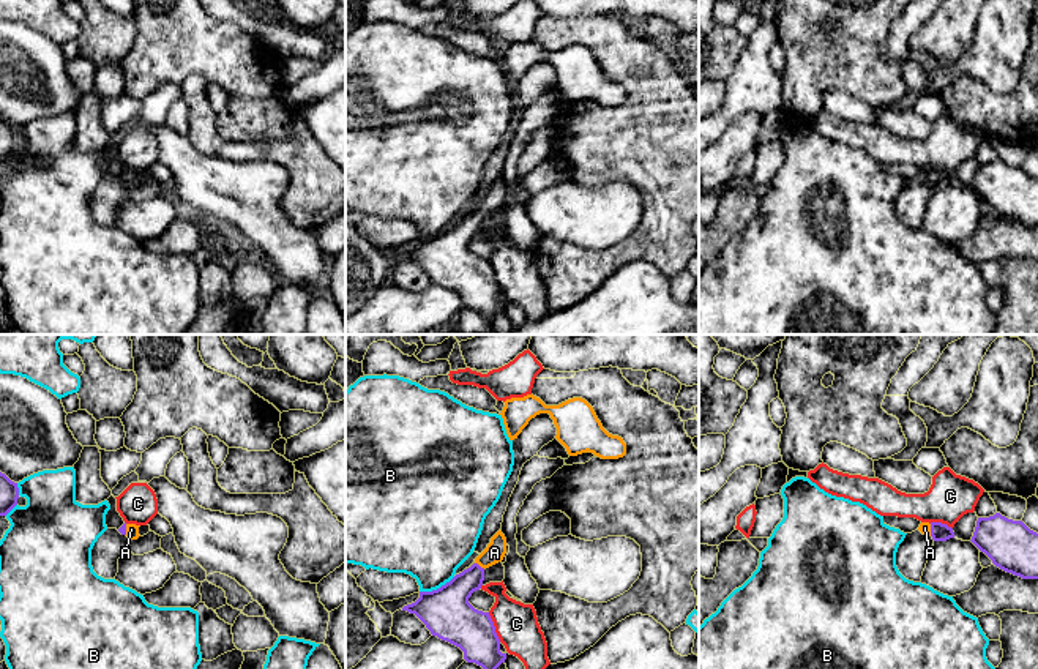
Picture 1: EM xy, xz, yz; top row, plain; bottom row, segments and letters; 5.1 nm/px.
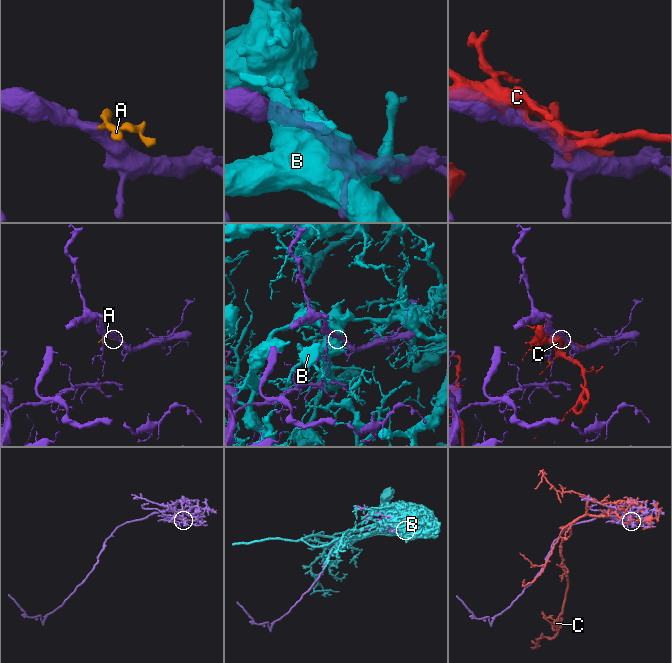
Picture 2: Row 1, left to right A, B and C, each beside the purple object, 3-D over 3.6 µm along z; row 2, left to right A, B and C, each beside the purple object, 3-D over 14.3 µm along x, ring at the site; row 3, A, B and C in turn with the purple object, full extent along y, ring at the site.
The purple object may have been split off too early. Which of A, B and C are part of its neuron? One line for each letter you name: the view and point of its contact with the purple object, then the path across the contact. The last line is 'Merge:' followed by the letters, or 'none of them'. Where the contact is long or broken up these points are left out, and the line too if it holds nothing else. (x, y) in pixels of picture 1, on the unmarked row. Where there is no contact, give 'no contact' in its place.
A: meets purple in xz at (478, 212); runs through xz (450, 251), (478, 212), (494, 199)
Merge: A

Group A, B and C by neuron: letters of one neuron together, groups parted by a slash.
A / B / C

